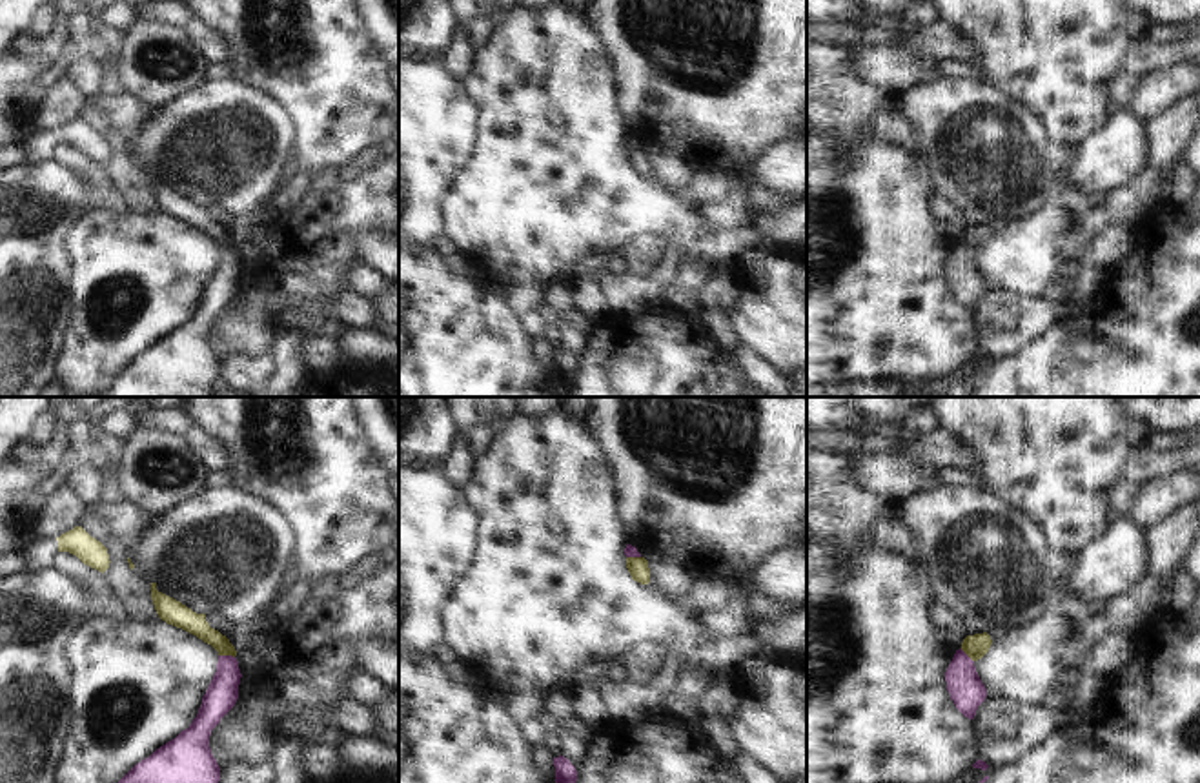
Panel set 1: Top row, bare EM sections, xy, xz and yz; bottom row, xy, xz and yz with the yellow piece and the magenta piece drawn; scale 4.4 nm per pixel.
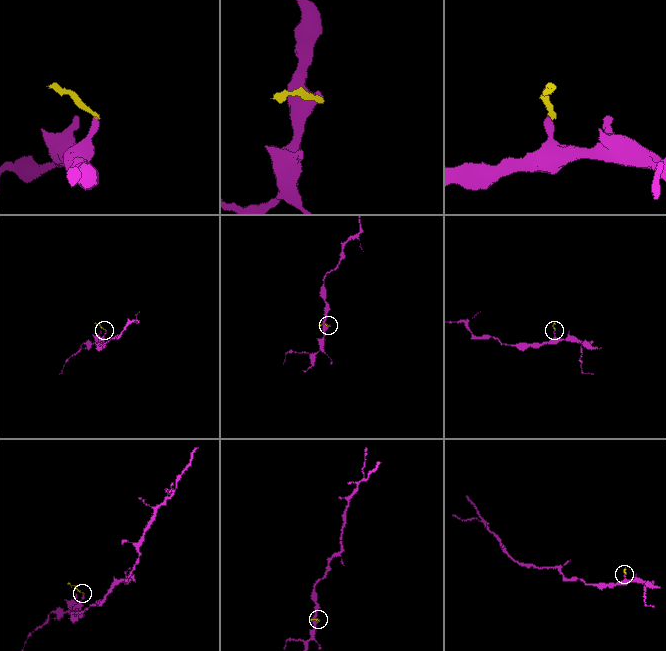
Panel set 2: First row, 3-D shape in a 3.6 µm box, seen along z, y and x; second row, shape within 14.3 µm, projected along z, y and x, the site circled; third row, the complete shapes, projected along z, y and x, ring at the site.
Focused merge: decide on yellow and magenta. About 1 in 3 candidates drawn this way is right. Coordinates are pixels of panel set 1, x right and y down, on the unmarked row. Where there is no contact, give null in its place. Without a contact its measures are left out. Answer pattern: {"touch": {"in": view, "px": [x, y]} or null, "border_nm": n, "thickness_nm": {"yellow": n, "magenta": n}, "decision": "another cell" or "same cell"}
{"touch": {"in": "xy", "px": [226, 246]}, "border_nm": 70, "thickness_nm": {"yellow": 100, "magenta": 140}, "decision": "another cell"}

